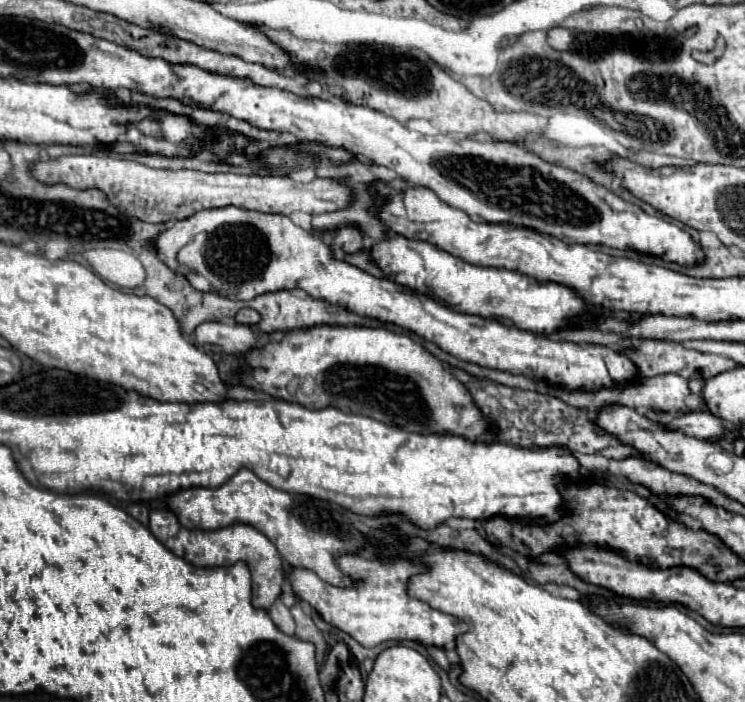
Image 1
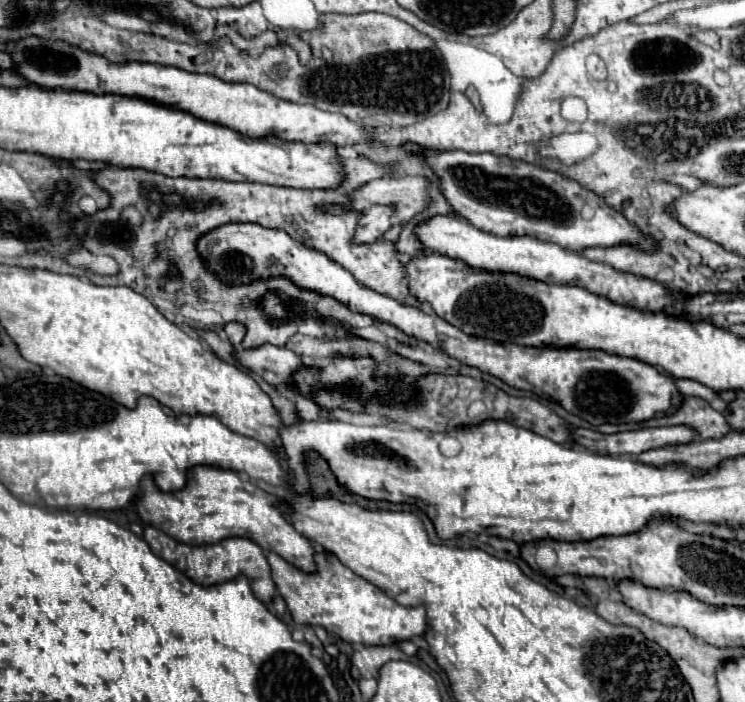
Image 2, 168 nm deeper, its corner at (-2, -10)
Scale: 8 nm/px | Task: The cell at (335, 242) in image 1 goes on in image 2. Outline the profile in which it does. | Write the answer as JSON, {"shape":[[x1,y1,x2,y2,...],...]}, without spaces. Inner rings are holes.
{"shape":[[373,205,359,221,355,241,359,243,371,243,377,237,381,237,393,223,395,211,389,205]]}

